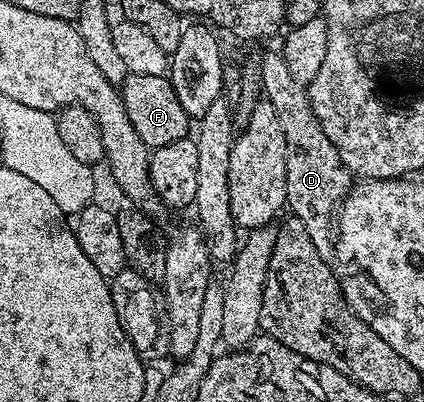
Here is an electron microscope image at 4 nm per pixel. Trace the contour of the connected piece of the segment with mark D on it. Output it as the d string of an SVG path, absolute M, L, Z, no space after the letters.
M278 51L271 52L263 60L263 92L266 103L277 110L277 122L285 130L285 182L287 183L286 207L305 226L317 254L328 262L334 261L335 242L333 229L337 224L339 205L353 187L353 177L341 162L337 146L329 142L317 114L313 114L308 89L289 71L285 58Z

